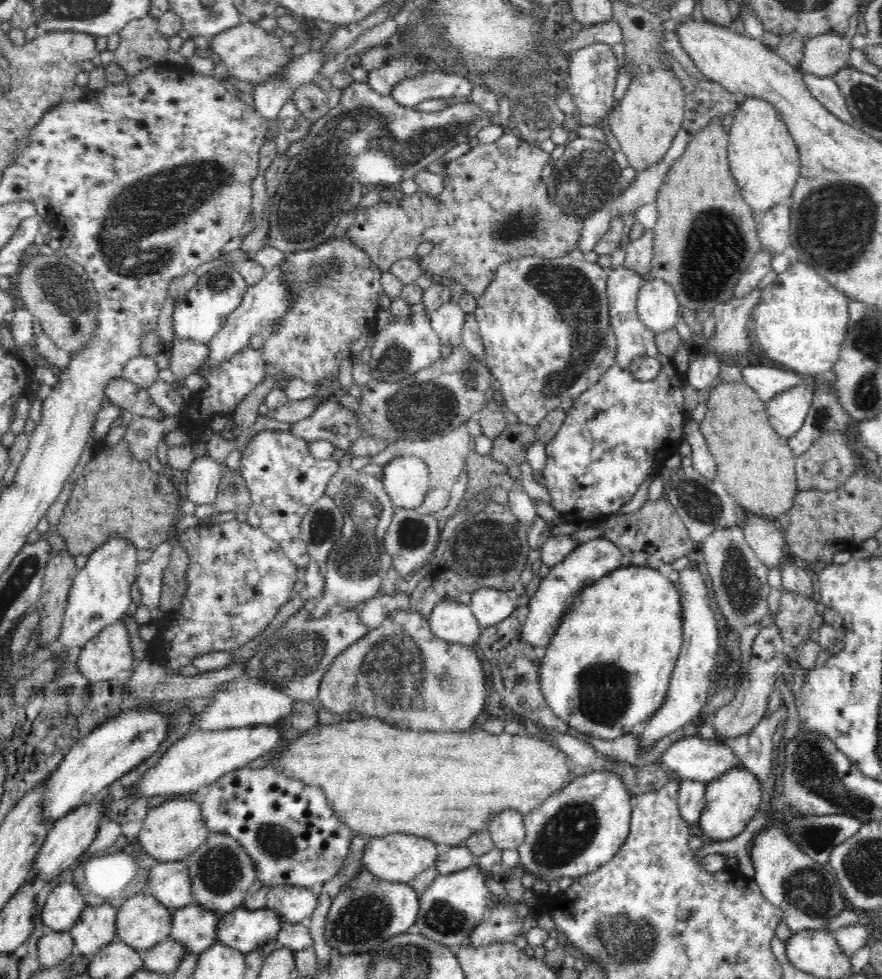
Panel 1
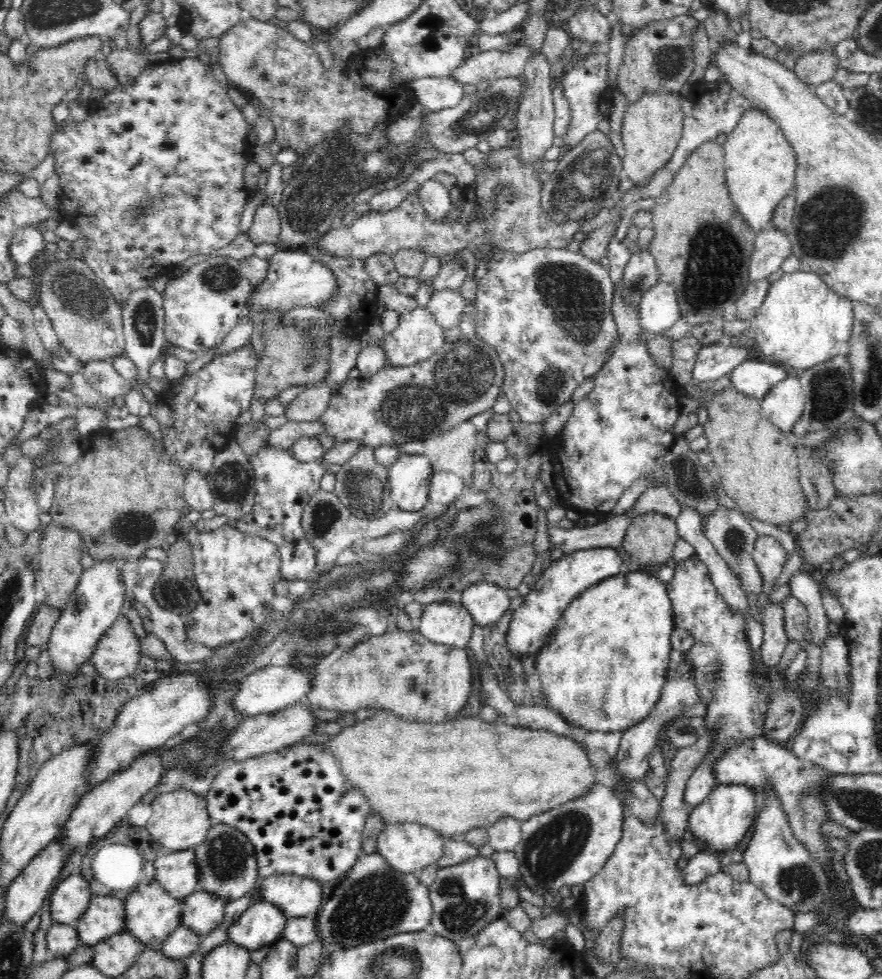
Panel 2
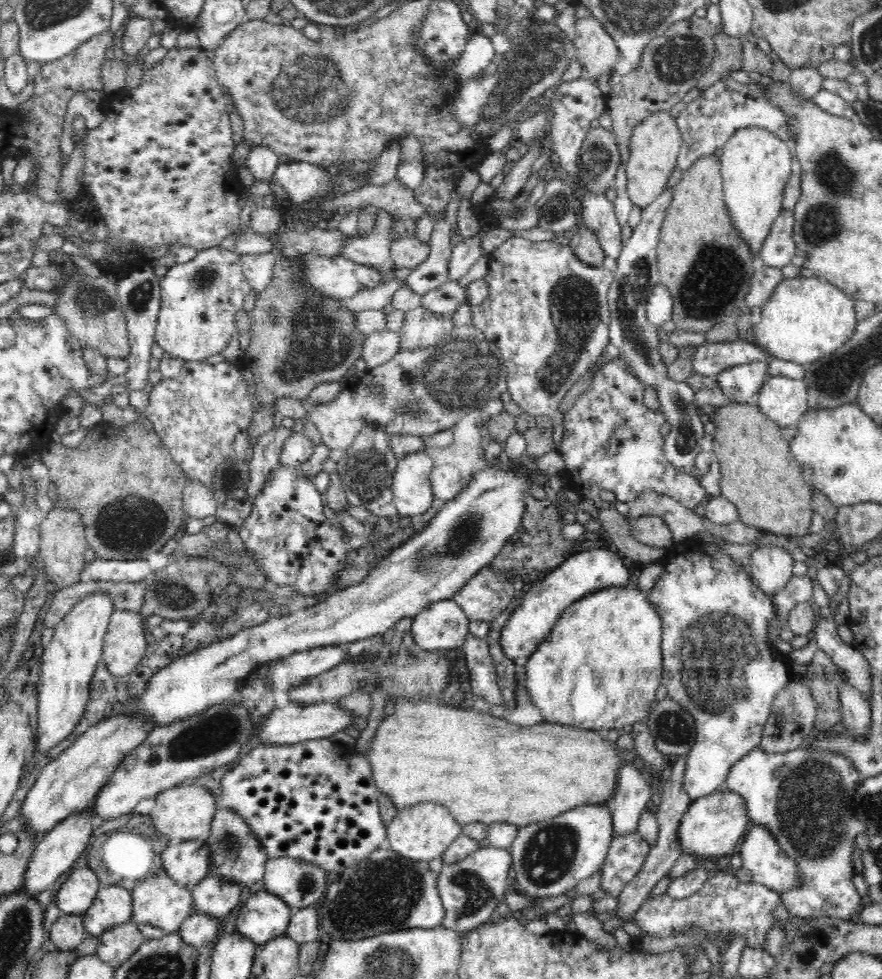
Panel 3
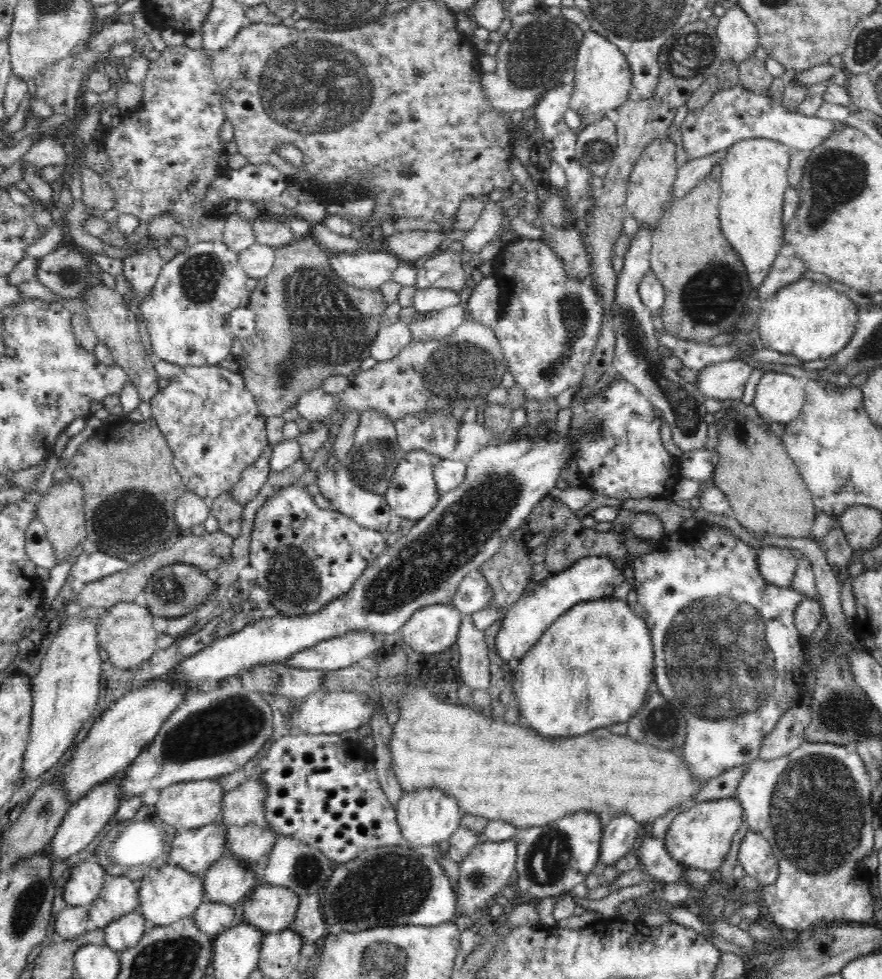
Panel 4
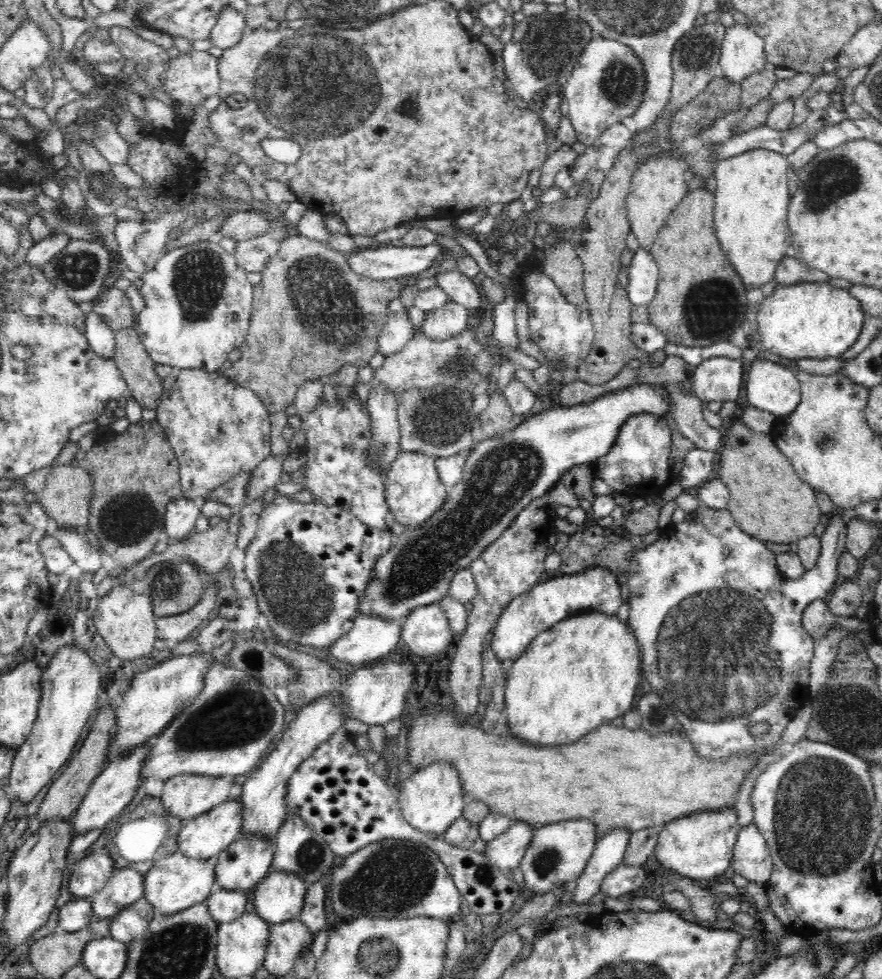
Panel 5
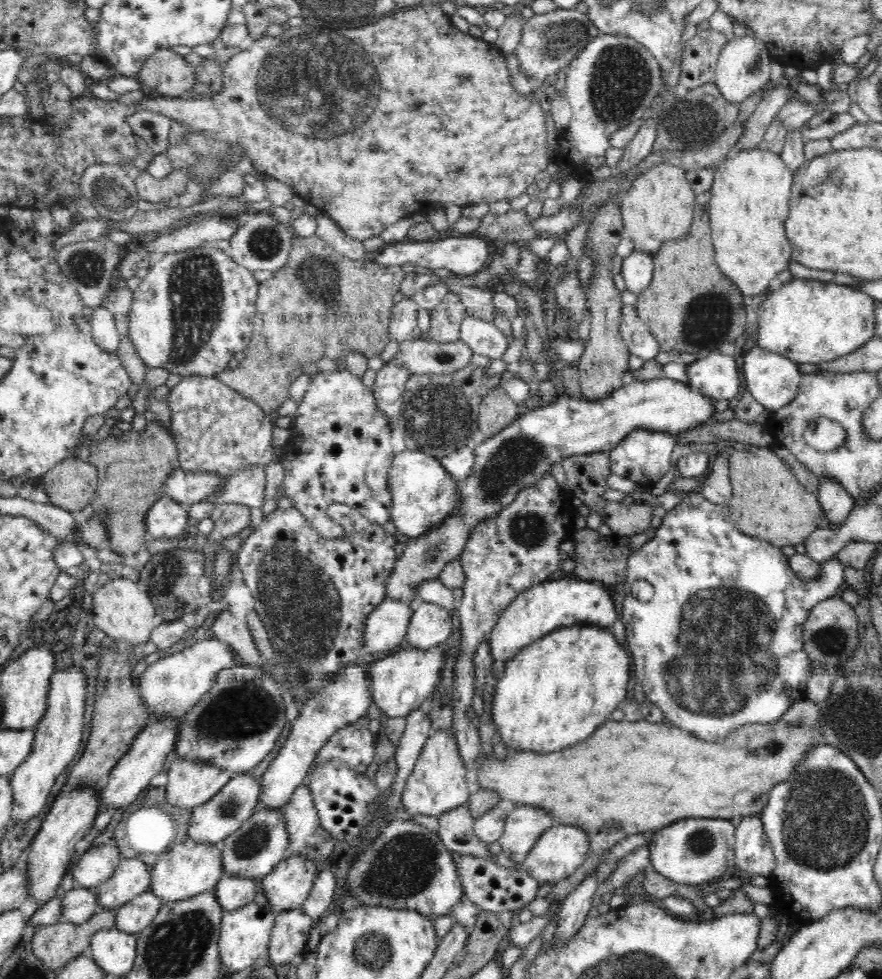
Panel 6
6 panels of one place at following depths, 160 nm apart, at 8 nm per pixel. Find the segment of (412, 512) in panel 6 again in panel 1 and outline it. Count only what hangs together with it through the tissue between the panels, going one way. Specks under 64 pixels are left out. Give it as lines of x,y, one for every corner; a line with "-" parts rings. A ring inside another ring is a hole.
414,455
395,457
383,466
384,488
396,507
417,509
430,488
428,465

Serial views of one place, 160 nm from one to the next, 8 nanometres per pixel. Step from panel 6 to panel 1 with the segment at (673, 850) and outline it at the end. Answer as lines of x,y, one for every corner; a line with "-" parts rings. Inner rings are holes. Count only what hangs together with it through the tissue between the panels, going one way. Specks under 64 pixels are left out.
734,768
706,783
705,806
698,825
704,838
710,841
731,839
744,832
746,825
759,810
760,783
753,773
744,768

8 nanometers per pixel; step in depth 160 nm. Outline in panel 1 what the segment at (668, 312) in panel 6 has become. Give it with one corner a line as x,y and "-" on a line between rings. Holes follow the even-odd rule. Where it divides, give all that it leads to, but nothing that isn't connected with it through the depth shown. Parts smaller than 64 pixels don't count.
722,119
711,120
693,136
682,156
670,166
655,201
658,221
653,229
651,274
671,284
681,306
695,311
704,308
704,311
710,312
714,306
728,302
733,296
735,284
761,250
757,223
730,171
727,148
728,134

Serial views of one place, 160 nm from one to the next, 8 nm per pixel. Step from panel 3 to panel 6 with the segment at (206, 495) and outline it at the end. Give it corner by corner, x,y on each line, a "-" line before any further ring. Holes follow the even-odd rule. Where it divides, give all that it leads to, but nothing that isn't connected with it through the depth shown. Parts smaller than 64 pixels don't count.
164,495
152,504
144,523
150,536
169,539
182,536
190,520
188,511
178,501

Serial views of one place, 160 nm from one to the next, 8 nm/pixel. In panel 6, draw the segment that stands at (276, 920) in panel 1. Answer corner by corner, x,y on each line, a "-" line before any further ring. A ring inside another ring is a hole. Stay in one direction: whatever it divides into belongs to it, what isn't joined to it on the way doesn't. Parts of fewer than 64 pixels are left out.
294,854
282,859
270,874
261,877
260,885
270,909
277,914
301,908
317,879
317,868
305,856

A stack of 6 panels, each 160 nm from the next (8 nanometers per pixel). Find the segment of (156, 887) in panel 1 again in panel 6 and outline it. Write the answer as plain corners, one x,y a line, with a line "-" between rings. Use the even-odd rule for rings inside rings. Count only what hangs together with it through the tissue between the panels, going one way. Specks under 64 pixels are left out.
248,771
243,773
229,780
214,799
192,809
186,838
198,844
216,844
236,832
245,820
255,814
259,808
261,780
255,780
252,775
248,775

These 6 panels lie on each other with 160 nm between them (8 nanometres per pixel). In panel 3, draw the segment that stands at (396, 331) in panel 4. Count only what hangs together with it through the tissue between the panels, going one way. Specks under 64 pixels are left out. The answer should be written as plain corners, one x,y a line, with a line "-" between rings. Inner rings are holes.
378,330
363,342
361,357
368,367
388,362
400,348
400,334
396,331

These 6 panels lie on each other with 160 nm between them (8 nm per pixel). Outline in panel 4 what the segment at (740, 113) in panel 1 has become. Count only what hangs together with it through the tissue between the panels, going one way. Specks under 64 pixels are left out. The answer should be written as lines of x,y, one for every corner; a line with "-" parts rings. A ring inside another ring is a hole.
767,138
741,140
725,151
720,162
720,225
726,240
748,270
752,286
758,286
770,272
784,244
786,230
782,216
792,151
787,145

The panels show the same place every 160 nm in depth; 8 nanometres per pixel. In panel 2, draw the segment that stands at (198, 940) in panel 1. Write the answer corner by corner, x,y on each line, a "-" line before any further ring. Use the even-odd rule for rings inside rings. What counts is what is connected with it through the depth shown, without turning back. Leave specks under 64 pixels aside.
198,888
183,899
181,926
202,937
214,932
224,920
226,903
223,898

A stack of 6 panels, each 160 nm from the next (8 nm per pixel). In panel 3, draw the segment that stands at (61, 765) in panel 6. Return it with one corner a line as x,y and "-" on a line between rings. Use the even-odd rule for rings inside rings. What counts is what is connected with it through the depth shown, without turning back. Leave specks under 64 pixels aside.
93,592
84,596
54,627
54,634
41,656
41,676
38,686
37,729
35,750
51,751
66,740
86,712
90,700
90,684
98,662
102,660
104,637
114,612
108,593

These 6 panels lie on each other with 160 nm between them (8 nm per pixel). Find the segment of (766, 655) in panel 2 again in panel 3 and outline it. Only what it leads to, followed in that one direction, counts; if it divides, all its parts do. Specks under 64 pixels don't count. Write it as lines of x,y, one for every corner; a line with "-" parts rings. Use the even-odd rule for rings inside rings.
808,574
803,577
793,576
784,588
773,596
777,630
781,631
786,626
788,614
800,601
812,600
812,596
812,581

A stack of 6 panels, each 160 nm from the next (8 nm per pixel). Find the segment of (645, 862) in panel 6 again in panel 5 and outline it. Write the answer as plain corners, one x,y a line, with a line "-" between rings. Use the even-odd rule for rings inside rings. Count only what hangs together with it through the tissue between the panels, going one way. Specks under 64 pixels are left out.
620,864
602,881
600,890
612,898
622,896
627,892
641,892
647,877
647,870
642,866
626,866

